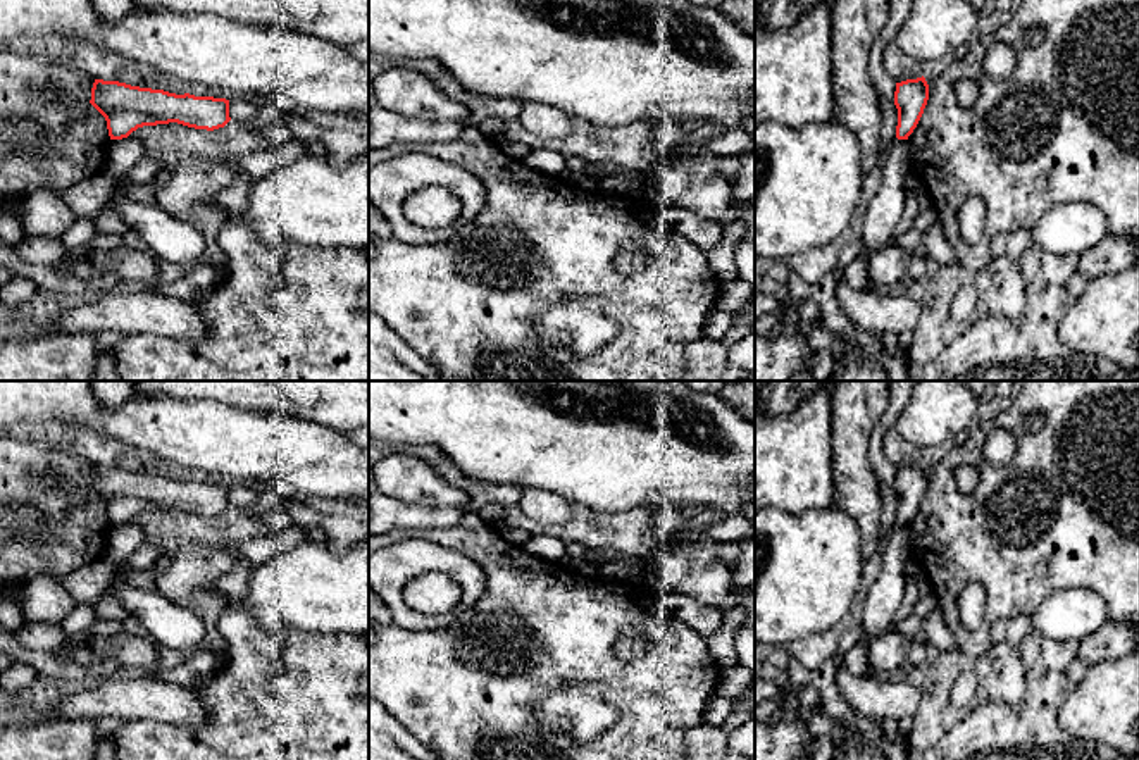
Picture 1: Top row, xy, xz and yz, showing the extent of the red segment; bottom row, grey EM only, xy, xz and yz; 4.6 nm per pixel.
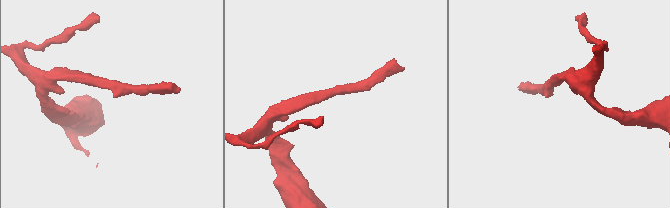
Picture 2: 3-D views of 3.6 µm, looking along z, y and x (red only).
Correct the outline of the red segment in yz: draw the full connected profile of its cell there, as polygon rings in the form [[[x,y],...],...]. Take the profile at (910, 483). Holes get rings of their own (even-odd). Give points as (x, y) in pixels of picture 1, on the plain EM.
[[[925,464],[896,469],[894,491],[898,495],[896,524],[908,526],[917,514],[929,486]]]

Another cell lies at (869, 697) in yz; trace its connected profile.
[[[843,663],[836,681],[851,708],[872,722],[913,717],[922,698],[920,688],[903,676],[860,679],[850,674]]]

